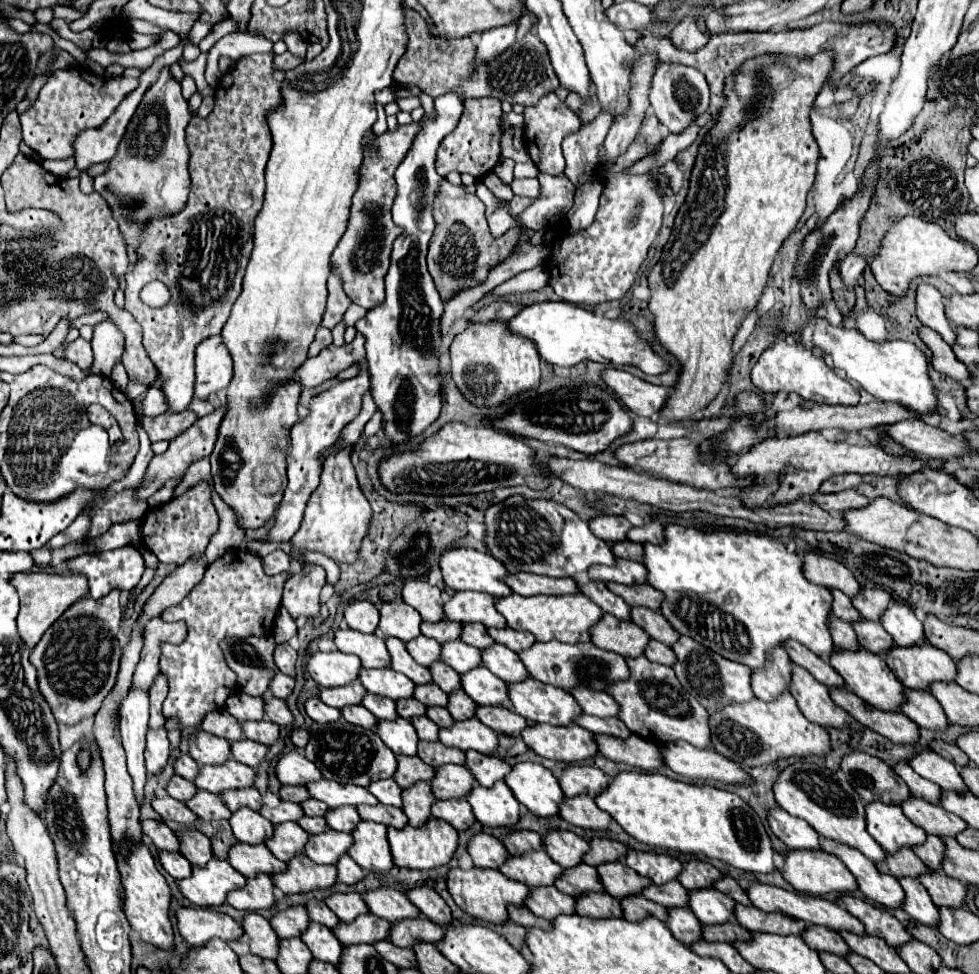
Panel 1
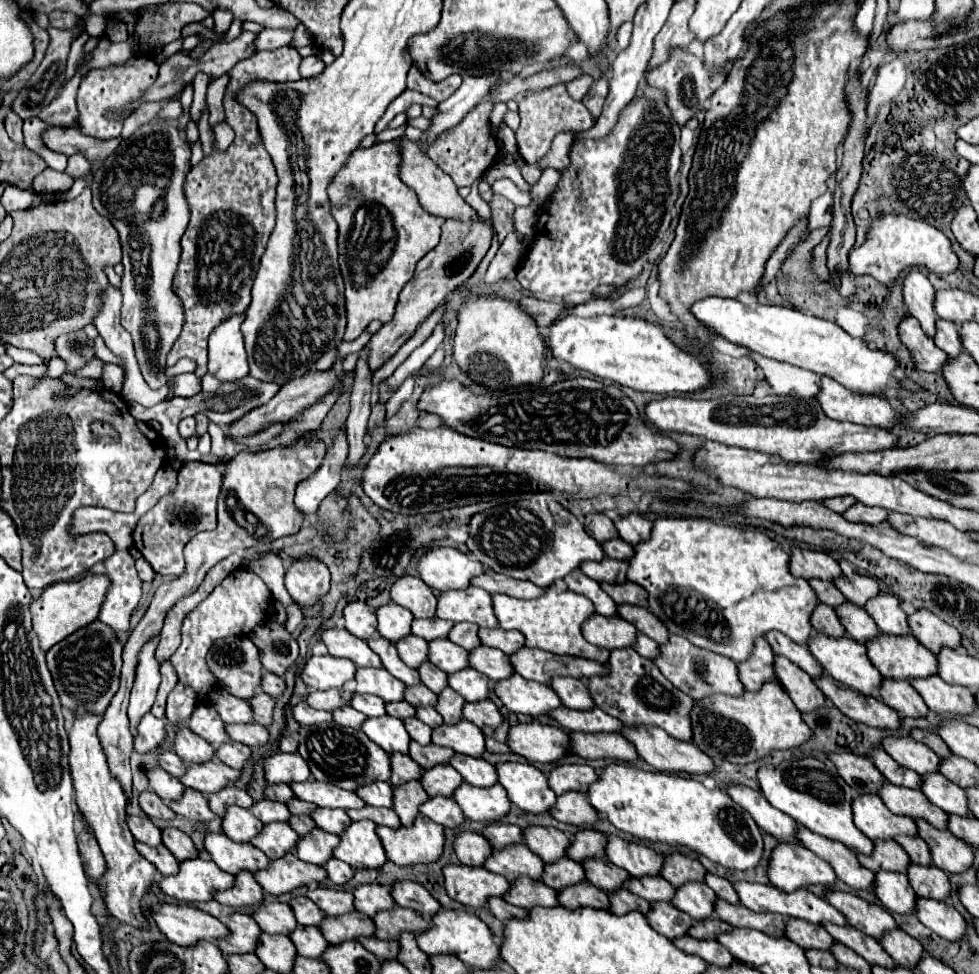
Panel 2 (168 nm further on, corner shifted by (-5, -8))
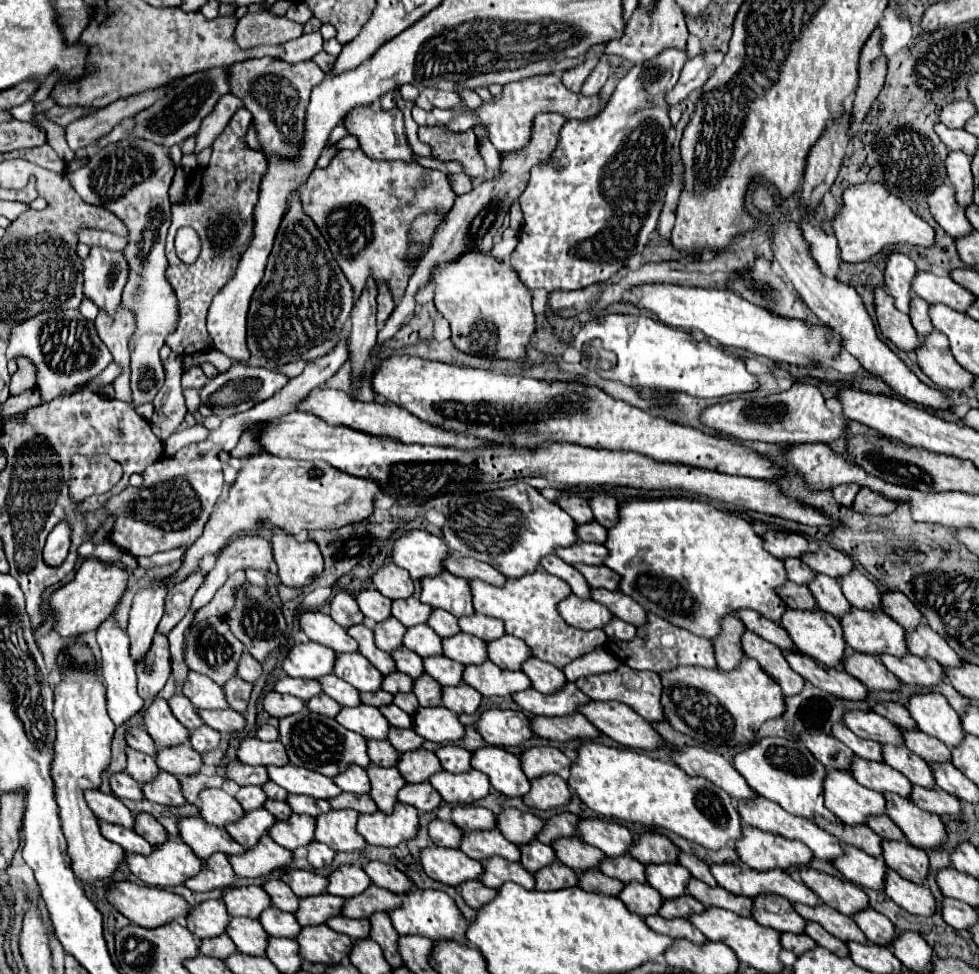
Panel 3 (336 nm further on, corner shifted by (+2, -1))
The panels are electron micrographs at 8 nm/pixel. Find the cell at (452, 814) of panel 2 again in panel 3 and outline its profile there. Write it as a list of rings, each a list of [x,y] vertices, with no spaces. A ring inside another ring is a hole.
[[[421,782],[421,784],[405,784],[397,794],[397,800],[415,806],[421,812],[433,812],[439,806],[441,796],[429,782]]]

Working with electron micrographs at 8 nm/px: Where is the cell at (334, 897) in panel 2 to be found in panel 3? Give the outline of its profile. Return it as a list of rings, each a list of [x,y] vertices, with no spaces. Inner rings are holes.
[[[297,868],[283,870],[281,872],[281,880],[285,880],[297,896],[321,894],[321,892],[325,892],[325,886],[327,886],[327,878],[317,876],[315,872],[297,870]]]

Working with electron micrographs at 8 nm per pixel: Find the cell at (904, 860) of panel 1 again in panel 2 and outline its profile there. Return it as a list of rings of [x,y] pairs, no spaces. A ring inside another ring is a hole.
[[[876,841],[872,855],[858,855],[860,863],[870,871],[900,871],[906,873],[910,865],[908,853],[896,841]]]

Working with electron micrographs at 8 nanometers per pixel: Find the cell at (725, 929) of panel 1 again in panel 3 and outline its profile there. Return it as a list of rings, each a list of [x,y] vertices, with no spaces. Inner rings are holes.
[[[687,894],[685,898],[675,898],[673,902],[665,900],[665,902],[661,904],[659,914],[661,914],[663,918],[687,918],[687,916],[699,914],[699,912],[703,912],[703,910],[705,910],[705,906],[703,906],[699,900],[695,900],[693,896]]]

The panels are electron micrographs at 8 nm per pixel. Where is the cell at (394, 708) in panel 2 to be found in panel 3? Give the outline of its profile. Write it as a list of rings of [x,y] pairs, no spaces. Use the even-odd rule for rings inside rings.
[[[377,690],[377,692],[361,692],[361,702],[379,708],[379,706],[391,704],[393,702],[393,694],[383,692],[383,690]]]

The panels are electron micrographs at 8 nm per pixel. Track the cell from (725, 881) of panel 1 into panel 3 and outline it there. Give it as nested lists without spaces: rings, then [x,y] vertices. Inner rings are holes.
[[[679,852],[679,864],[685,866],[685,868],[691,872],[693,878],[697,878],[697,880],[709,884],[709,886],[717,886],[715,878],[713,878],[711,872],[709,872],[709,866],[707,866],[703,860],[699,860],[697,856],[687,854],[687,852]]]

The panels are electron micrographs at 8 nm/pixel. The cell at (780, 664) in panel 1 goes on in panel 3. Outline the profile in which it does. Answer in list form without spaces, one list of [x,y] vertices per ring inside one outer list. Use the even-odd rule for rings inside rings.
[[[729,616],[725,618],[725,622],[721,622],[721,634],[717,634],[717,638],[713,638],[713,650],[715,650],[715,658],[717,658],[717,666],[721,670],[733,670],[737,668],[737,664],[743,658],[743,650],[741,650],[741,634],[745,632],[745,626],[739,622],[737,616]]]

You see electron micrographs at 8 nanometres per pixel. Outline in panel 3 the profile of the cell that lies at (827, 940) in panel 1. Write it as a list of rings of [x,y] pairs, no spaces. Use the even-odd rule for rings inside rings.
[[[759,894],[759,898],[753,900],[751,918],[761,926],[775,928],[777,932],[801,934],[805,928],[805,920],[793,910],[793,906],[785,898],[777,894]]]

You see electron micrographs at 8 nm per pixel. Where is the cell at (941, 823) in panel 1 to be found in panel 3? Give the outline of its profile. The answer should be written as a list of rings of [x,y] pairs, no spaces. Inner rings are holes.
[[[853,756],[849,772],[859,784],[875,792],[895,792],[905,798],[911,794],[911,782],[883,762],[873,762],[873,760]]]

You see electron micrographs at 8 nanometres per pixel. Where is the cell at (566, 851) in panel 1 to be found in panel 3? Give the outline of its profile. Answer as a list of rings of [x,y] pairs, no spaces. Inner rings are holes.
[[[505,808],[497,814],[497,830],[517,846],[531,842],[541,828],[543,828],[541,818],[529,812],[521,812],[517,808]]]

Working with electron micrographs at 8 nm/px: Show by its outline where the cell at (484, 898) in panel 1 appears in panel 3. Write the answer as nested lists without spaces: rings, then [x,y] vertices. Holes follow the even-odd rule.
[[[434,844],[421,850],[421,864],[429,878],[449,886],[459,886],[465,880],[477,880],[483,872],[481,862],[467,858],[461,850]]]

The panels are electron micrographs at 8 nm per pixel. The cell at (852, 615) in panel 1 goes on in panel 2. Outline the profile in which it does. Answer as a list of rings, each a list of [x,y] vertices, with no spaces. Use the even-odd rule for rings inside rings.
[[[820,579],[808,581],[808,583],[810,583],[812,589],[816,591],[820,603],[826,603],[826,605],[830,605],[830,607],[834,607],[834,609],[836,609],[838,605],[846,603],[846,597],[844,597],[834,585],[830,585],[830,583],[826,583],[826,581],[820,581]]]

